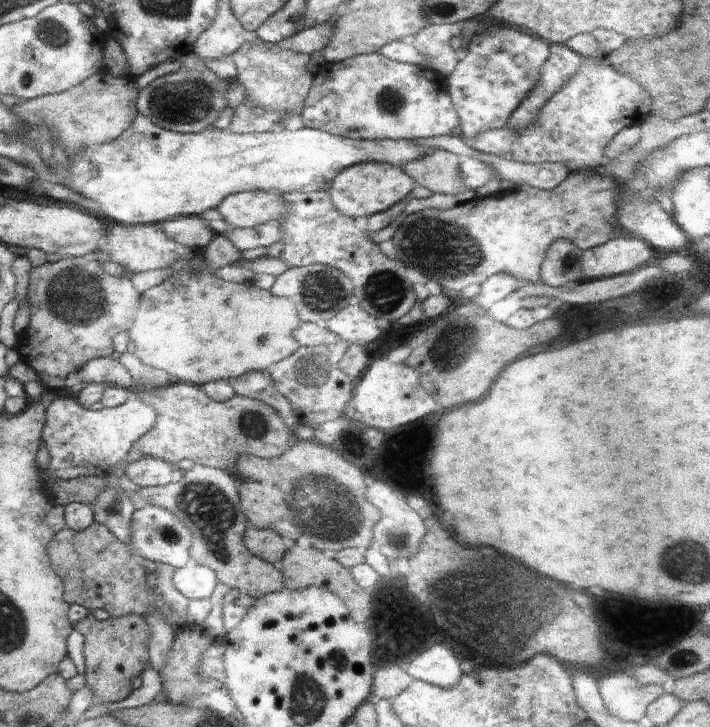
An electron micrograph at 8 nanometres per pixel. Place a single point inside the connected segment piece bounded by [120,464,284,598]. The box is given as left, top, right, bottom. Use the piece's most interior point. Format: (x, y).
(206, 499)

